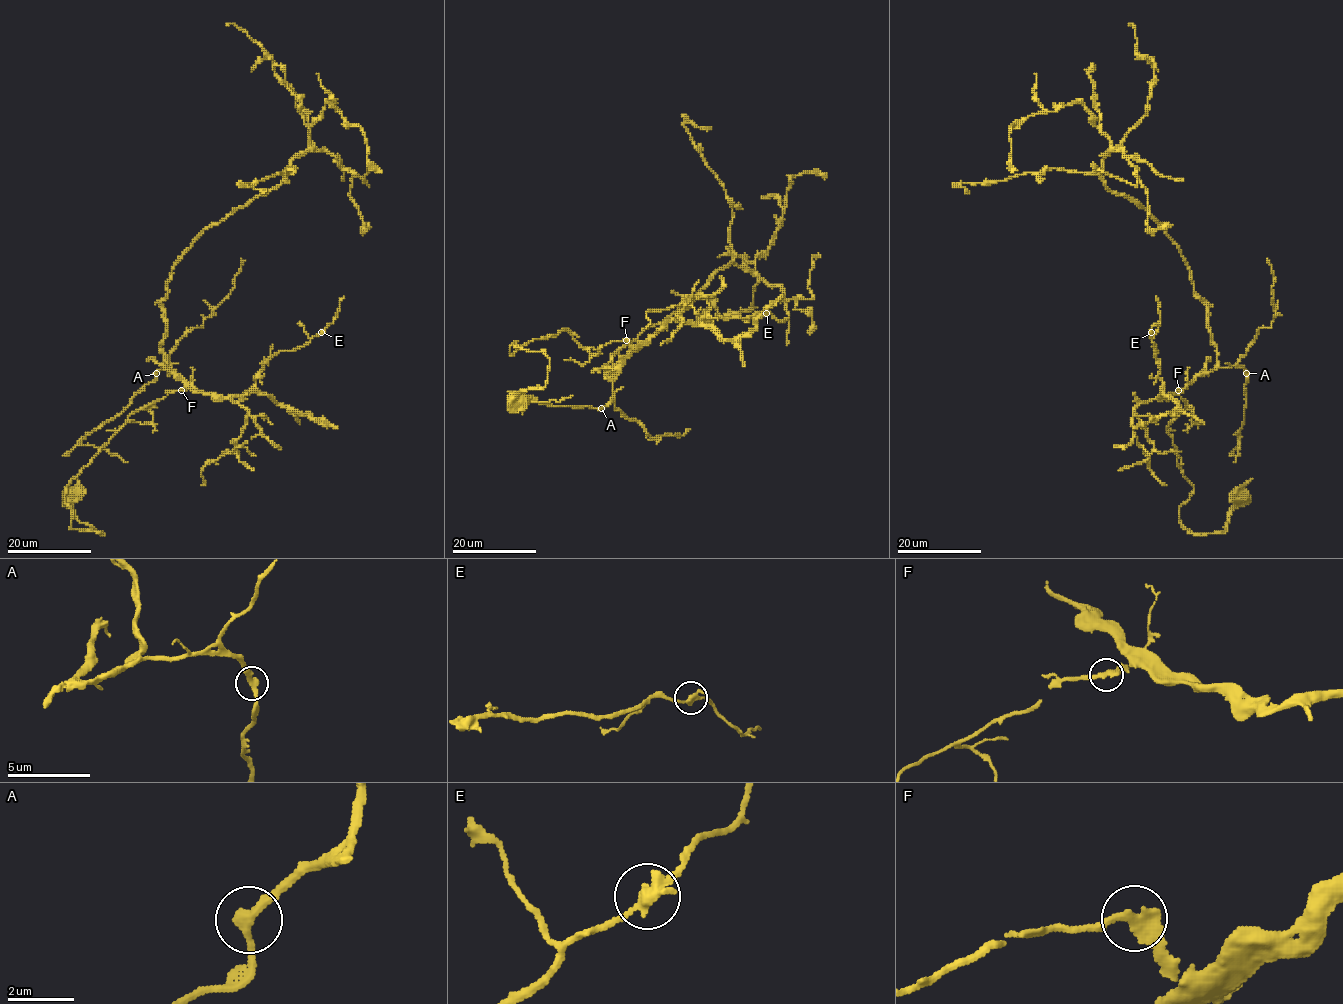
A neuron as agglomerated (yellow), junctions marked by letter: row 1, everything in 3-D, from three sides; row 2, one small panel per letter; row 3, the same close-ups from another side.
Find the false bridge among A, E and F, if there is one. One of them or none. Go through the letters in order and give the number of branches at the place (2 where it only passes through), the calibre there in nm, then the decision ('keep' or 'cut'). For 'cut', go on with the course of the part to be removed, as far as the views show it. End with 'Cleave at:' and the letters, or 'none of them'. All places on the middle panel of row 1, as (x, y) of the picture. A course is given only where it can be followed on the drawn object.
A: branches 2; calibre 340 nm; keep
E: branches 2; calibre 340 nm; keep
F: branches 2; calibre 300 nm; keep
Cleave at: none of them

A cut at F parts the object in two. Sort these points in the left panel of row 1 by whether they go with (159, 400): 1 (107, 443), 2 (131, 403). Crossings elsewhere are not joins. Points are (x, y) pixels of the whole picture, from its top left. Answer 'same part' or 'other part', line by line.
1: same part
2: other part

